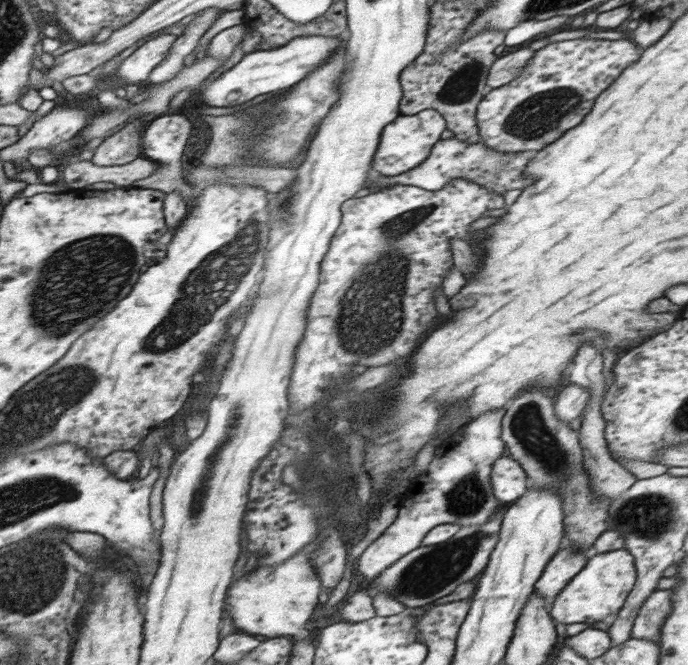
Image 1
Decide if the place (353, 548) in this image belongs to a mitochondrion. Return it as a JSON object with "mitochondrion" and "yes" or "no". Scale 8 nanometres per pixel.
{"mitochondrion":"no"}

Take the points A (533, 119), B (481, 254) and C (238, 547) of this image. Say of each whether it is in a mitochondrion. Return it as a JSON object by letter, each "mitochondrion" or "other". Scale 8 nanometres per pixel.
{"A":"mitochondrion","B":"other","C":"other"}

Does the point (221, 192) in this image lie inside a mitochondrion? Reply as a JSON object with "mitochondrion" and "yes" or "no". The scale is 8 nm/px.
{"mitochondrion":"no"}

